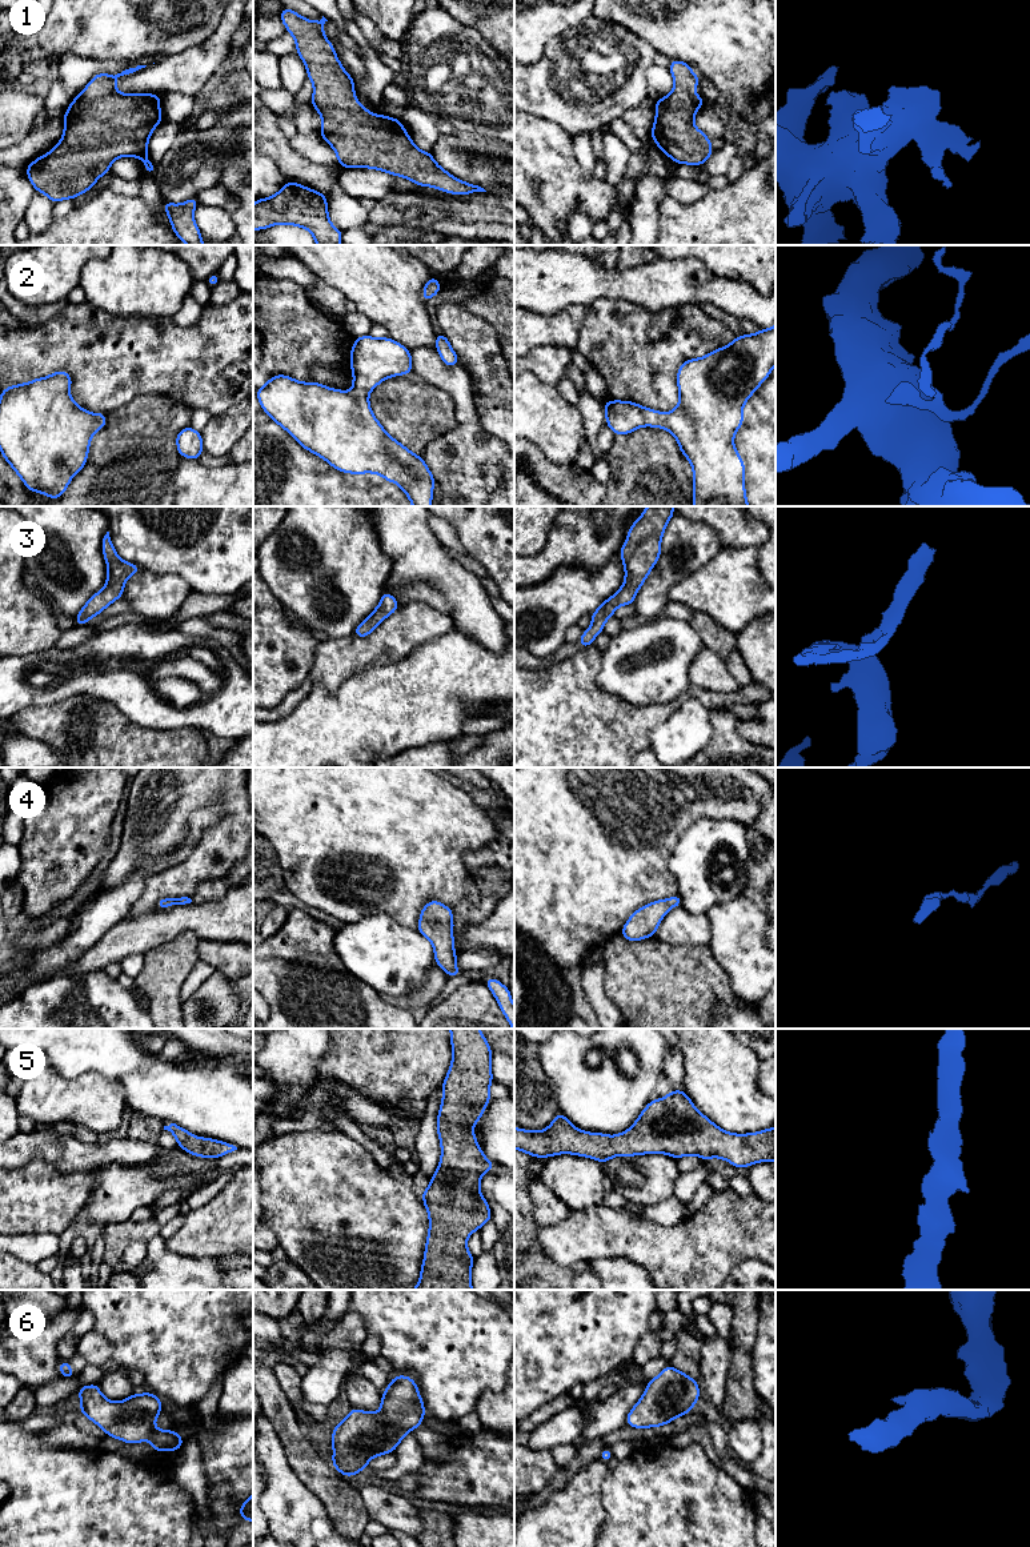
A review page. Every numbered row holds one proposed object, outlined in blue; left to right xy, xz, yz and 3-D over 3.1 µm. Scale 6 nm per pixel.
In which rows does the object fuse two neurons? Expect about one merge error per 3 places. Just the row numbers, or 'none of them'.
none of them

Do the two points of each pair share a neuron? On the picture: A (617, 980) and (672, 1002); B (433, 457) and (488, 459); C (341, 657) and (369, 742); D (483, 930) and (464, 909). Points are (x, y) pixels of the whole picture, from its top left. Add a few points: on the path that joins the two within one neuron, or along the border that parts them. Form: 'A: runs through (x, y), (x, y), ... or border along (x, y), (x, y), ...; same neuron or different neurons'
A: runs through (630, 980), (649, 980), (658, 989); same neuron
B: runs through (447, 457), (475, 459); same neuron
C: border along (376, 664), (363, 666), (333, 690), (317, 685); different neurons
D: border along (499, 901), (484, 920), (455, 926); different neurons

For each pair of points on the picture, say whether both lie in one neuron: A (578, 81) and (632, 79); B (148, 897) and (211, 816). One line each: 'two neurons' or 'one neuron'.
A: one neuron
B: two neurons

